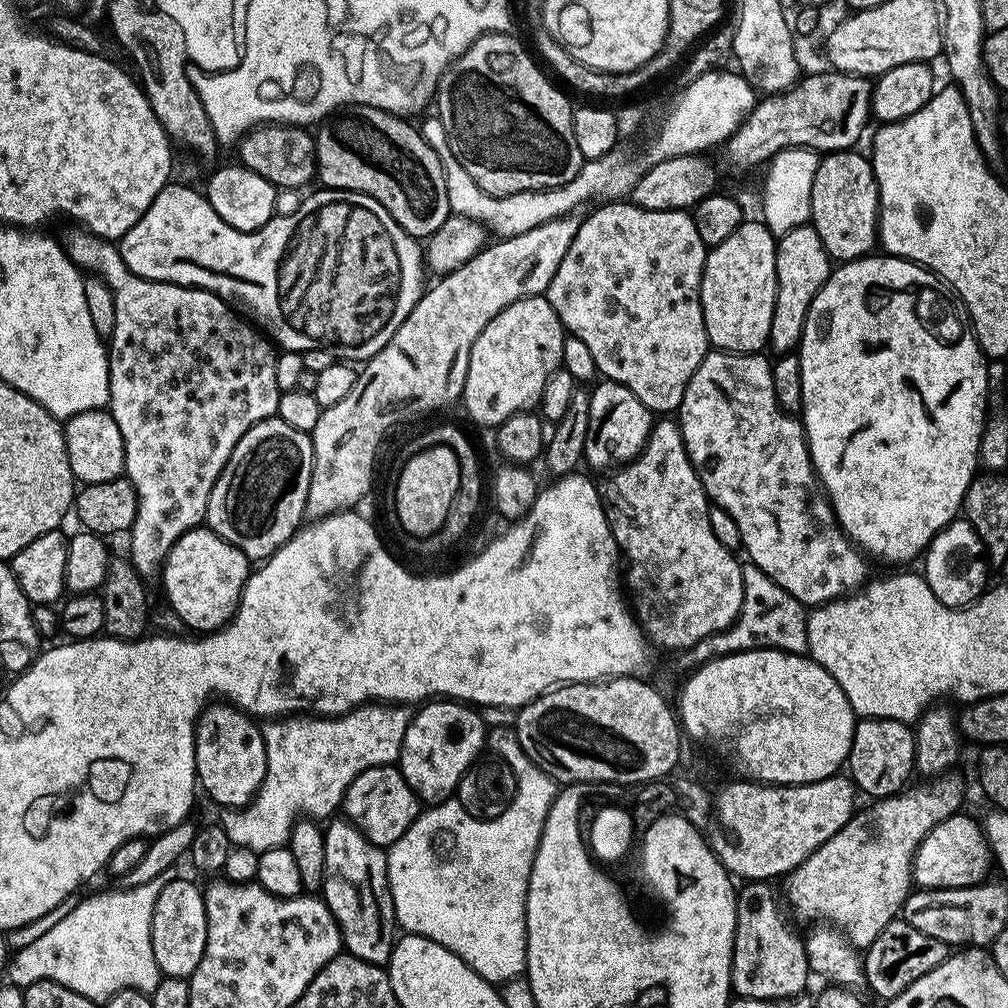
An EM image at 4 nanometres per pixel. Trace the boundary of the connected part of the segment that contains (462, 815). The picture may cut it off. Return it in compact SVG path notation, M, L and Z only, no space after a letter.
M489 727L486 748L493 757L514 762L516 793L510 806L506 806L504 813L492 820L474 818L456 798L425 807L406 834L402 834L402 838L387 849L388 889L396 911L395 923L401 924L405 933L425 936L446 946L446 950L462 958L462 962L469 964L483 980L503 986L519 972L521 975L526 968L526 894L530 870L558 784L537 764L530 762L526 750L522 750L522 742L518 742L515 727Z

